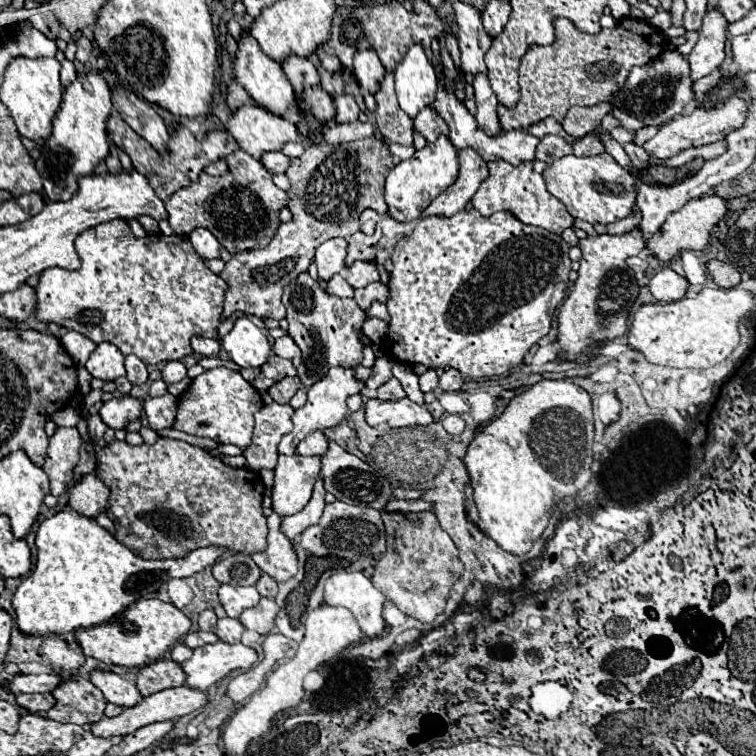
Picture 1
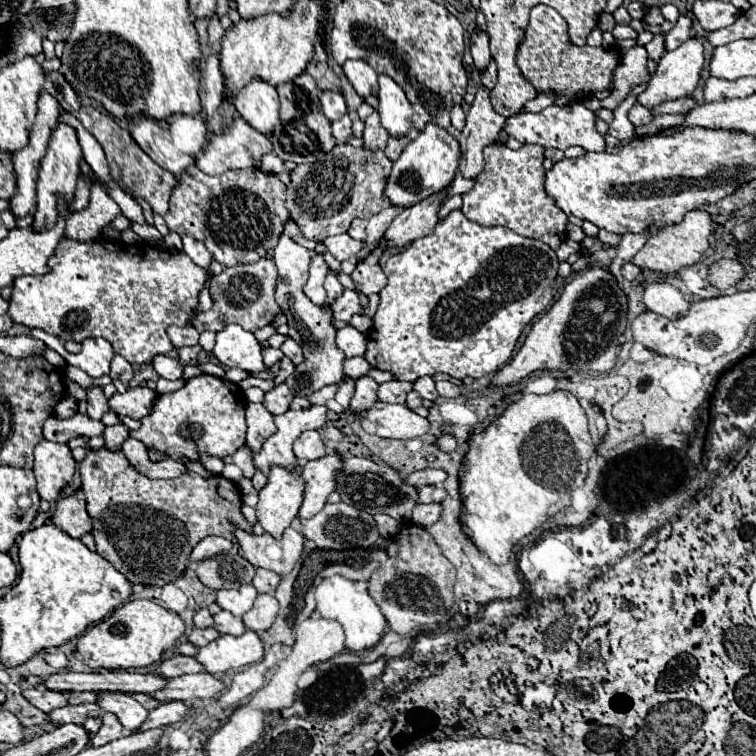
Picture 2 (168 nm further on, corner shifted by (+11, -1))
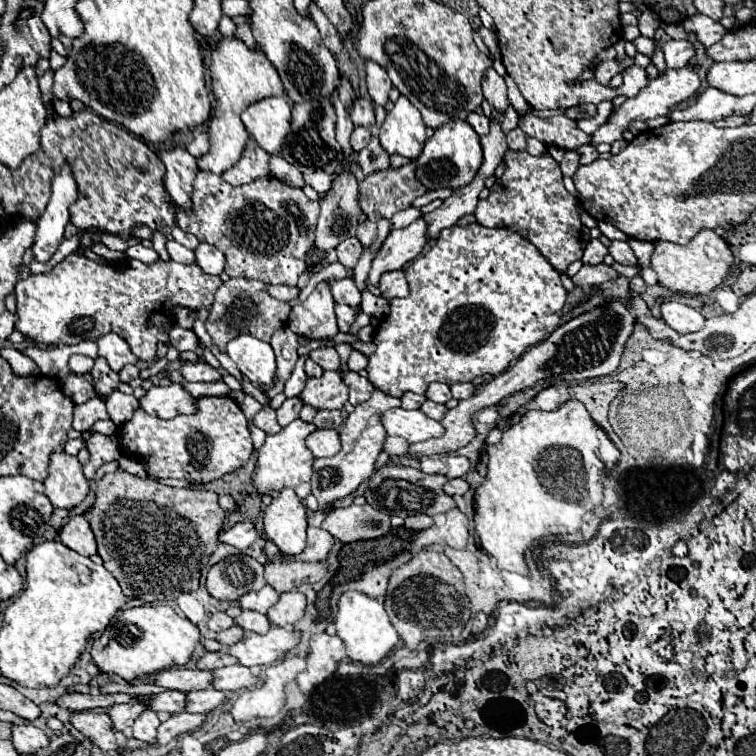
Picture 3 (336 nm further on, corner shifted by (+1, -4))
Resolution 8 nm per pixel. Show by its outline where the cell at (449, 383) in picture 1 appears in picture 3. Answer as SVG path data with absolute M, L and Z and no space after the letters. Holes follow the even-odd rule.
M454 383L450 389L452 389L454 399L468 399L474 393L474 385L472 383Z

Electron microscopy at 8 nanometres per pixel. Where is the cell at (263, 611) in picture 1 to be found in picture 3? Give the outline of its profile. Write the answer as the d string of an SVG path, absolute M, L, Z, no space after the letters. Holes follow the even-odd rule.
M288 591L282 593L280 601L266 613L272 625L294 625L298 619L302 619L306 613L306 595L300 591Z

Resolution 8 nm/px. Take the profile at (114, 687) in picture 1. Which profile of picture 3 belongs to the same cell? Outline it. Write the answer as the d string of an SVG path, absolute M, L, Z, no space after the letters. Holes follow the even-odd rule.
M146 709L146 711L142 711L142 715L132 725L134 737L138 741L148 743L150 747L156 747L156 729L158 729L158 725L160 725L160 719L156 717L156 713L152 709Z

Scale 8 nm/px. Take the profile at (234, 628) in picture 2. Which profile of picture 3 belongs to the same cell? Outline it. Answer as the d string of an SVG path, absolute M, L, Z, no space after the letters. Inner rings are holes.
M242 611L238 619L234 619L244 631L256 631L256 633L266 633L270 629L270 621L266 615L258 611Z

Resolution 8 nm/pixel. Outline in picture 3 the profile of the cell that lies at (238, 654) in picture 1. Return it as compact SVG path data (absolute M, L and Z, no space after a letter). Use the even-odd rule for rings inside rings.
M272 625L266 635L258 635L252 631L244 633L244 639L228 649L230 655L238 657L238 661L246 667L270 665L276 659L284 657L300 643L300 631Z

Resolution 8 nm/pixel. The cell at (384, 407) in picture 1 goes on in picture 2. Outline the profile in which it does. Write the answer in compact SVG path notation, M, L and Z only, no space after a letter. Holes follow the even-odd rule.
M376 402L364 416L376 426L376 436L382 438L418 438L430 428L426 418L418 416L404 404Z

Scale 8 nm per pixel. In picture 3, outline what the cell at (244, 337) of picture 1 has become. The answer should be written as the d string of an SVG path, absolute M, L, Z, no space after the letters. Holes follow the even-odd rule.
M240 335L226 347L228 357L238 365L242 375L258 387L268 387L276 375L276 357L270 343L252 335Z

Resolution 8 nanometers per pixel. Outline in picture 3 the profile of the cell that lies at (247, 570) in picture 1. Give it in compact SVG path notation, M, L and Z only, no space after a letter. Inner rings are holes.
M228 555L210 567L206 589L214 599L236 601L248 591L266 585L264 565L248 555Z

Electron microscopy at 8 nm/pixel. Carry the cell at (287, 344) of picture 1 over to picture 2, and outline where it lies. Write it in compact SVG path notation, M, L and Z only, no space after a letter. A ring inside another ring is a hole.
M286 338L286 342L280 346L280 350L282 350L284 356L288 356L294 364L300 364L300 362L302 362L302 350L300 350L300 346L298 346L292 338Z

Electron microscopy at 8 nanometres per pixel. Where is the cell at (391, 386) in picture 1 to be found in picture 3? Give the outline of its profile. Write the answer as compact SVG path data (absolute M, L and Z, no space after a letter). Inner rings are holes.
M406 393L402 397L402 409L420 409L420 405L426 401L426 395L416 395L416 393Z

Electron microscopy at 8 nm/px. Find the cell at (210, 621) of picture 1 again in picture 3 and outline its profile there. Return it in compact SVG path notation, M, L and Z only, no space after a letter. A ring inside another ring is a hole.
M216 613L216 615L212 615L212 619L208 621L208 629L212 629L212 631L224 631L224 629L228 629L228 627L232 627L232 625L234 625L234 619L228 617L226 613Z

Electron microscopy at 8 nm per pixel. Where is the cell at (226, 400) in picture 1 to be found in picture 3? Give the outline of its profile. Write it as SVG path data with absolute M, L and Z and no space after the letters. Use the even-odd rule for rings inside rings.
M202 397L196 401L198 411L194 415L176 415L174 419L158 419L154 415L148 415L142 409L136 409L132 419L126 421L122 427L116 429L116 437L120 443L120 449L128 457L136 457L148 473L156 477L172 477L172 479L186 479L196 485L208 485L226 473L232 473L248 463L252 457L252 439L248 431L246 417L242 409L230 399L230 397Z

